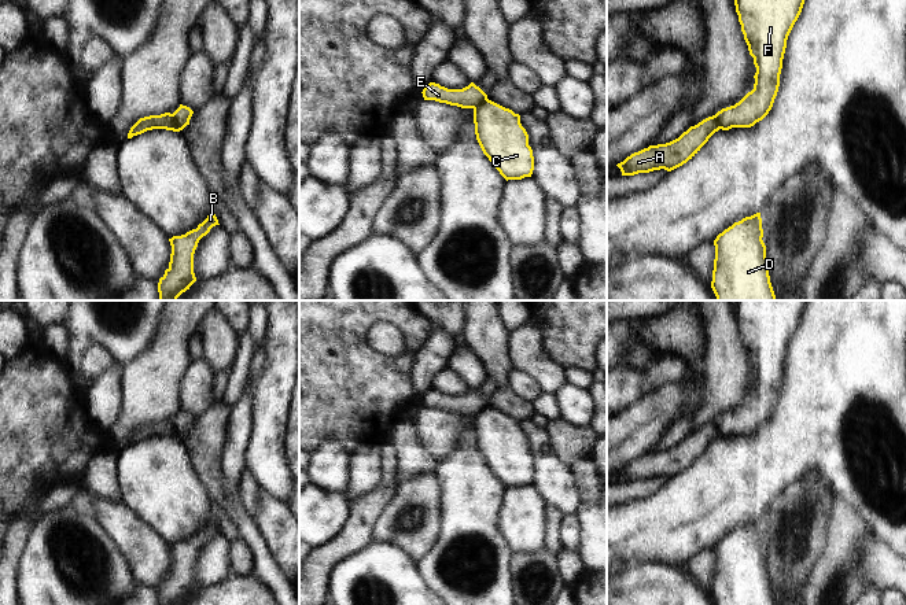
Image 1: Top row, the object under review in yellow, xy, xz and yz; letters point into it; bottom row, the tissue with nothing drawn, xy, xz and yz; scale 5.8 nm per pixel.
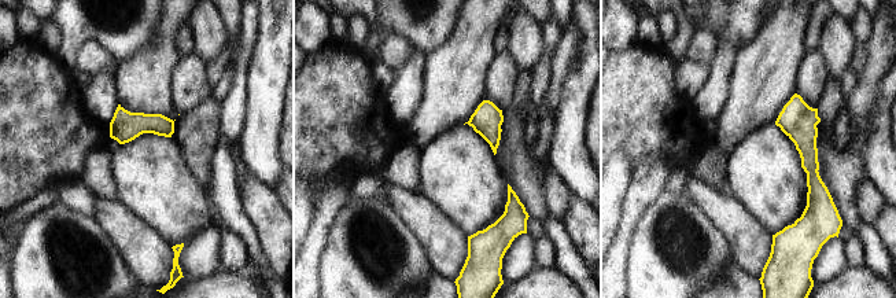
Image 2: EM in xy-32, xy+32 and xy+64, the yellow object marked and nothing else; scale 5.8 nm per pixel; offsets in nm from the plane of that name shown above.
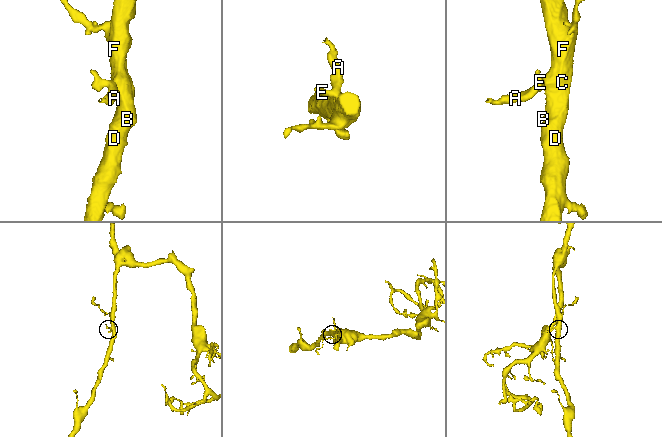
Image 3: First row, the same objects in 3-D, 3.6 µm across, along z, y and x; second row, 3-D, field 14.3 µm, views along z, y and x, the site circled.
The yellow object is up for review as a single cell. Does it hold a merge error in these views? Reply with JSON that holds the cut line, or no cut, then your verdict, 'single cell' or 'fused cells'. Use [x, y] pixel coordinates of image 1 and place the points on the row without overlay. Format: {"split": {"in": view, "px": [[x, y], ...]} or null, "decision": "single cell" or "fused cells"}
{"split": {"in": "xy", "px": [[170, 421], [177, 438]]}, "decision": "fused cells"}

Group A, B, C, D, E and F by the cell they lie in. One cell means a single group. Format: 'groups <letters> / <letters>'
groups A E / B C D F

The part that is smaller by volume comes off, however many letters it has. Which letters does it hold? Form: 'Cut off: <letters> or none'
Cut off: A, E

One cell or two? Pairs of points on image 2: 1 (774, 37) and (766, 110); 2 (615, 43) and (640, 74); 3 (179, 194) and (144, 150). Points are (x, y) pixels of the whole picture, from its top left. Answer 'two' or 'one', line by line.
1: one
2: two
3: one

